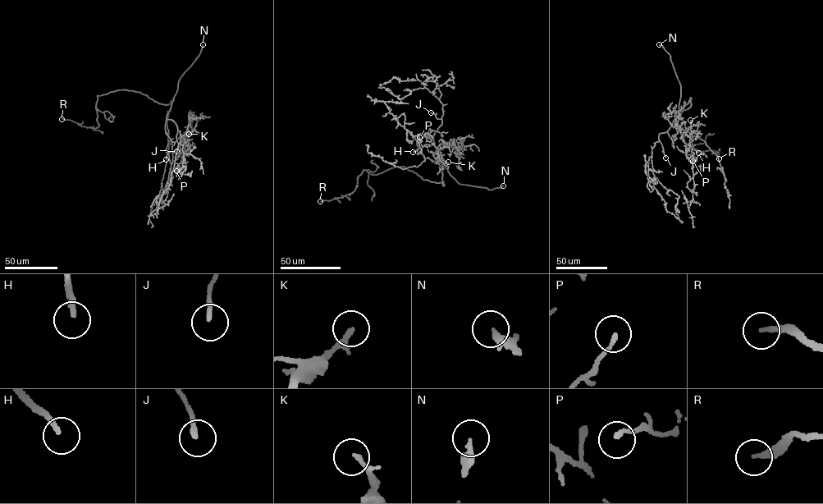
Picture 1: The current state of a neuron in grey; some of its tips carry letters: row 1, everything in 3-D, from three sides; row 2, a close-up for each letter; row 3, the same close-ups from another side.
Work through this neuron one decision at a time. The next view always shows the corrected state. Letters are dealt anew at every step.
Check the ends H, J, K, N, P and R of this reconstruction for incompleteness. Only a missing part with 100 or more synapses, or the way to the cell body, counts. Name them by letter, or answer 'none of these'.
H, J, N

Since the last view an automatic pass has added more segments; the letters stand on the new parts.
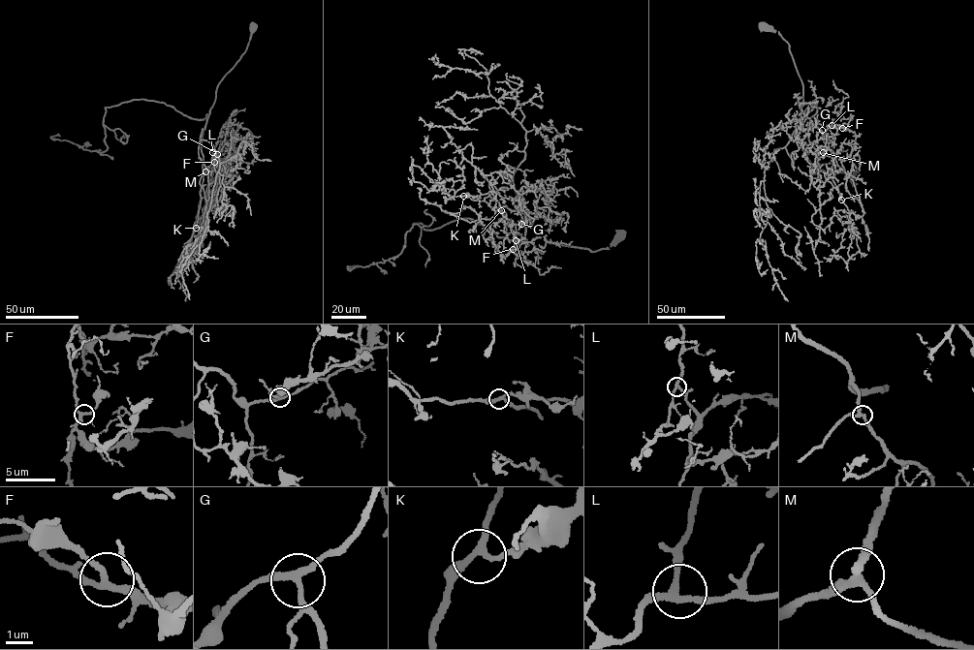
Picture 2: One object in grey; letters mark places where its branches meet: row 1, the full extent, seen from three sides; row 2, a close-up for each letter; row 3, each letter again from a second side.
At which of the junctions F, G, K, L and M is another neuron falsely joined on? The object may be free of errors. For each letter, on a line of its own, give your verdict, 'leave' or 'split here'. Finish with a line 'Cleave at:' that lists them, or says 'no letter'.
F: leave
G: leave
K: leave
L: leave
M: leave
Cleave at: no letter

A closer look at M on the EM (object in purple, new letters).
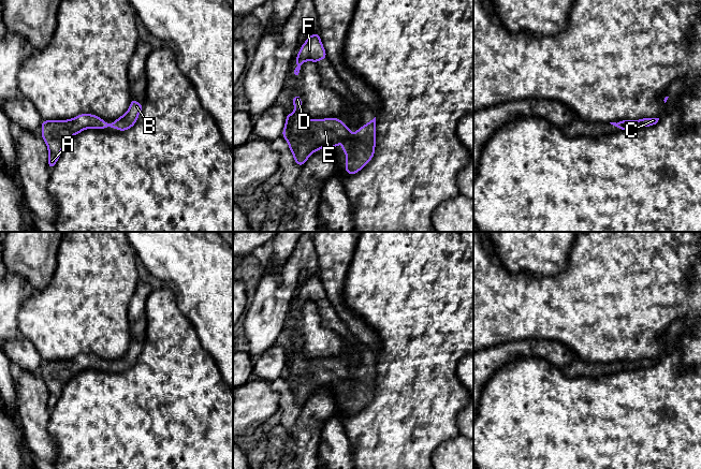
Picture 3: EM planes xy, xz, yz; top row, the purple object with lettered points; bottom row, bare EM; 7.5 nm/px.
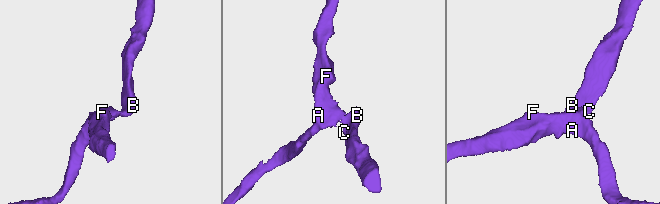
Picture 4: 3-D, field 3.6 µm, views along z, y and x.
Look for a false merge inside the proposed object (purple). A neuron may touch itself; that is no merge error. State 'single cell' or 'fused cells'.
single cell

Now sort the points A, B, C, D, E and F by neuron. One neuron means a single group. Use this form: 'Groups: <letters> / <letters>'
Groups: A B C D E F

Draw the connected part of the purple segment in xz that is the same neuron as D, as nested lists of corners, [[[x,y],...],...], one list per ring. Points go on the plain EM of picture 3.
[[[298,335],[293,337],[292,343],[294,352],[291,355],[286,353],[287,360],[281,377],[287,381],[297,406],[303,407],[313,393],[324,387],[331,390],[338,387],[341,381],[344,382],[341,391],[346,394],[345,411],[348,415],[355,415],[374,398],[377,376],[376,357],[351,376],[350,368],[342,364],[340,358],[306,360],[301,351],[302,338]]]

